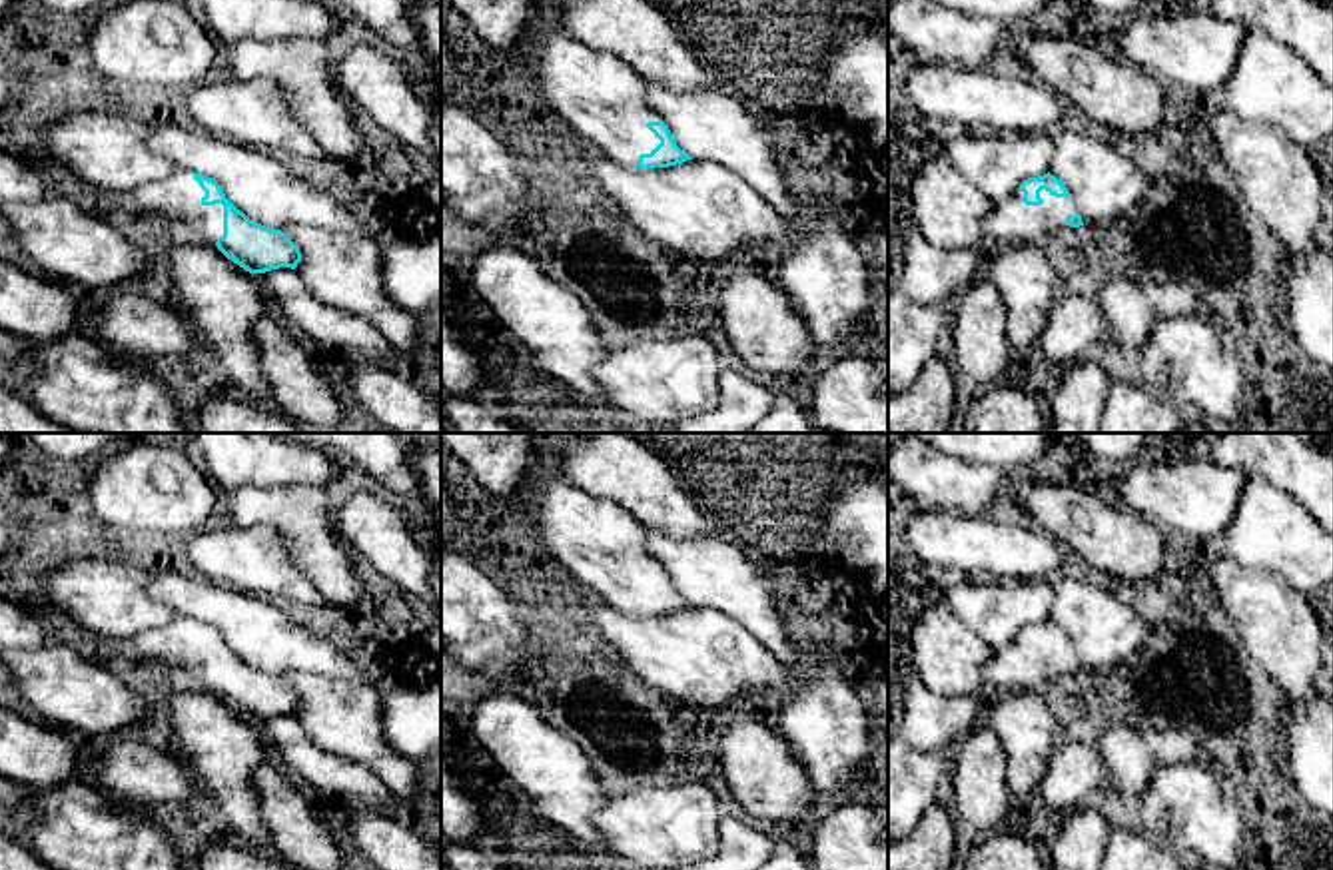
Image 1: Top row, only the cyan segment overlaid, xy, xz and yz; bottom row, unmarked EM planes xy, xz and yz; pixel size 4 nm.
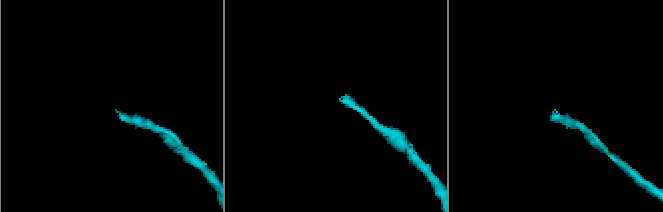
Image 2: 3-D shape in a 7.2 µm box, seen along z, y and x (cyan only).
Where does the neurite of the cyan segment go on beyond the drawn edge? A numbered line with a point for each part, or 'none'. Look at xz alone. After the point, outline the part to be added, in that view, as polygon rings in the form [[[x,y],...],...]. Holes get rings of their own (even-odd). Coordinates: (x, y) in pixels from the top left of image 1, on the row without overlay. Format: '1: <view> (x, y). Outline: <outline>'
1: xz (599, 543). Outline: [[[541,461],[533,465],[523,501],[515,511],[525,543],[539,541],[549,553],[549,563],[565,569],[619,611],[637,615],[639,603],[651,601],[661,591],[647,575],[661,565],[647,551],[645,527],[639,519],[613,501],[575,487],[563,473],[549,471]]]

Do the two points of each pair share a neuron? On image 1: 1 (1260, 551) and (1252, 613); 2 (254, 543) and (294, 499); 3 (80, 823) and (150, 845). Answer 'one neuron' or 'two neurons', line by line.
1: two neurons
2: two neurons
3: one neuron

